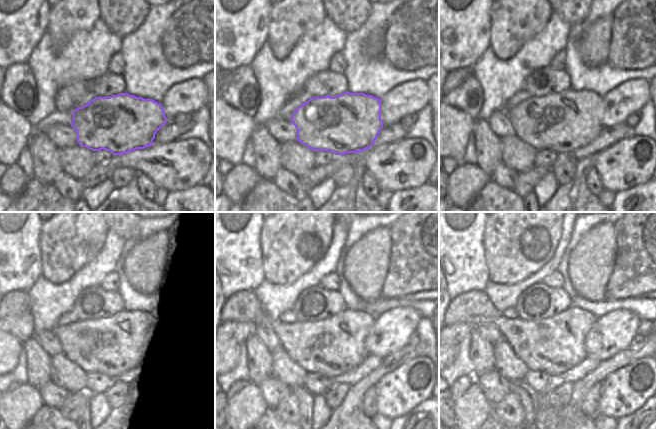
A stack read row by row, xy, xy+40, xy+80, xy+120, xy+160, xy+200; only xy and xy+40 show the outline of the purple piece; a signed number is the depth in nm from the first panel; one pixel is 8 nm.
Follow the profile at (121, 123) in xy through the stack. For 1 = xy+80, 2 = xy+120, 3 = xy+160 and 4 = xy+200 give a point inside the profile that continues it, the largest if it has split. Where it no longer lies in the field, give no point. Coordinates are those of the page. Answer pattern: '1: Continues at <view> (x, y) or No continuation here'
1: Continues at xy+80 (564, 122)
2: Continues at xy+120 (115, 345)
3: Continues at xy+160 (331, 347)
4: Continues at xy+200 (555, 345)

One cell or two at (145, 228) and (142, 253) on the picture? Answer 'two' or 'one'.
two

